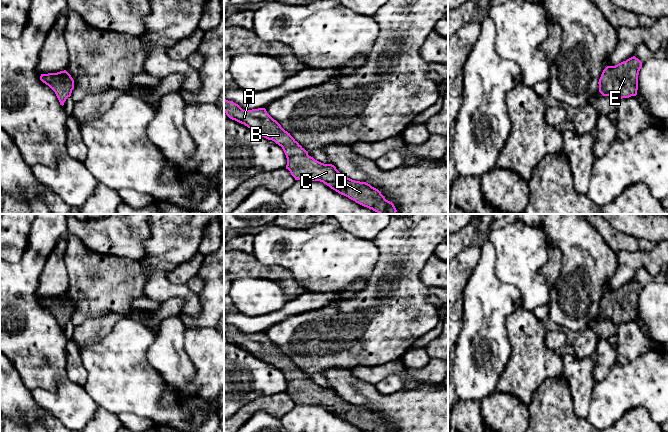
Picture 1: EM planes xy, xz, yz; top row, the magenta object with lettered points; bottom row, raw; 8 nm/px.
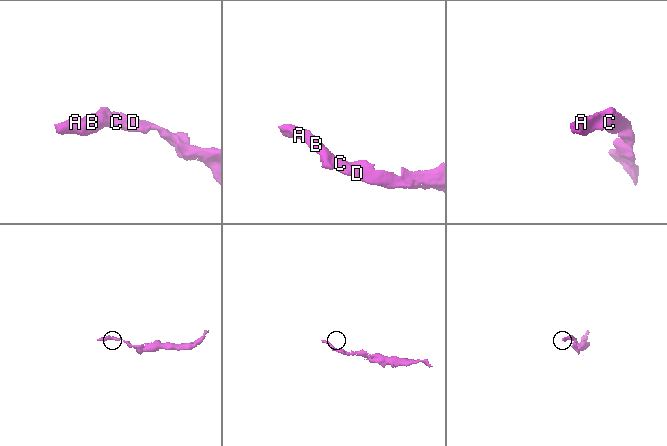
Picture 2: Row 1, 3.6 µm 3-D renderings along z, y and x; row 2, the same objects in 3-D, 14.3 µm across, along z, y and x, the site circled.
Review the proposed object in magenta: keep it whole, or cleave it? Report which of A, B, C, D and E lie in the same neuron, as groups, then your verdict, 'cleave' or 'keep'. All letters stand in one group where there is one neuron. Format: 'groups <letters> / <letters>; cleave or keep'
groups A B C D E; keep

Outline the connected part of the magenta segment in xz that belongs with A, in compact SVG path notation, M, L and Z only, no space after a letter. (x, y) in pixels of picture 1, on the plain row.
M224 323L226 339L244 348L262 361L282 371L288 393L295 404L320 405L341 419L367 432L395 432L381 416L366 406L352 404L332 388L324 388L308 379L308 376L274 344L265 332L243 334L233 325Z

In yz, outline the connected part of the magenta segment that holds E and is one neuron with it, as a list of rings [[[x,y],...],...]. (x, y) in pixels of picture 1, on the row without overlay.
[[[635,280],[623,285],[615,290],[607,290],[599,303],[599,316],[603,320],[611,320],[616,326],[622,322],[629,322],[637,319],[638,299],[642,291],[642,286]]]

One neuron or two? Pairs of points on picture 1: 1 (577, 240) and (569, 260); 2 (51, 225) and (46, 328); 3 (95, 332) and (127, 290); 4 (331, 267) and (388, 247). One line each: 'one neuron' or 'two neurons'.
1: one neuron
2: one neuron
3: two neurons
4: two neurons

